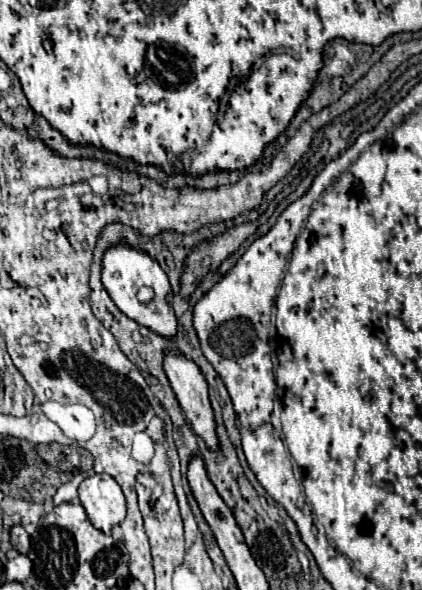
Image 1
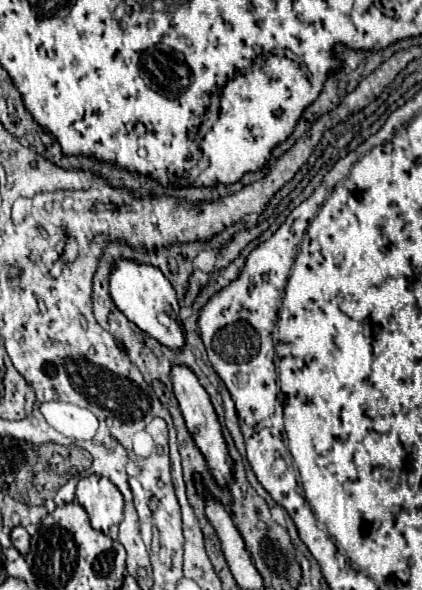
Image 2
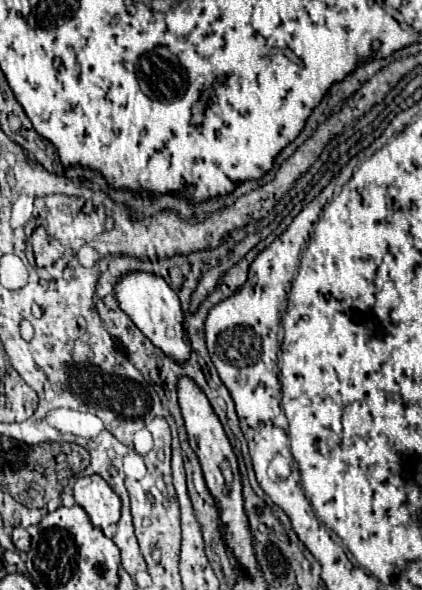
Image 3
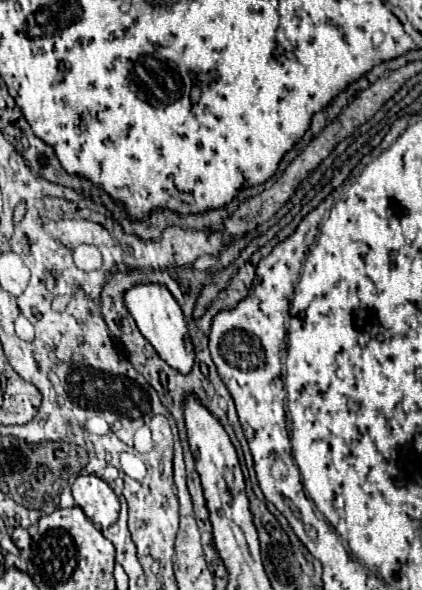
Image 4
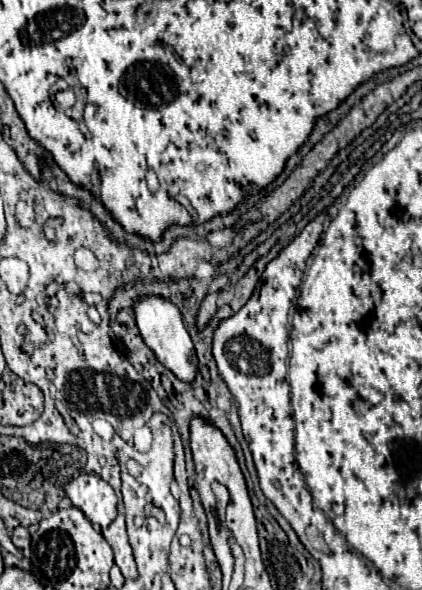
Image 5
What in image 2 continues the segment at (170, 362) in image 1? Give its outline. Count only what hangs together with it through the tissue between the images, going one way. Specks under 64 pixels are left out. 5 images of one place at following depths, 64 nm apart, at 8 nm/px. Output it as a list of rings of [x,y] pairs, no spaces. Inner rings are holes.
[[[174,364],[172,370],[170,370],[170,380],[174,384],[174,394],[178,398],[178,404],[180,404],[180,410],[184,414],[184,420],[186,420],[186,426],[196,442],[196,446],[200,448],[200,452],[204,452],[206,460],[208,460],[208,466],[212,468],[212,476],[216,476],[216,482],[220,486],[226,486],[230,476],[232,476],[232,458],[228,456],[228,448],[224,444],[224,438],[222,438],[222,430],[220,430],[220,422],[216,418],[216,412],[212,408],[212,402],[210,402],[210,396],[208,392],[204,390],[204,386],[200,384],[198,376],[184,364]]]

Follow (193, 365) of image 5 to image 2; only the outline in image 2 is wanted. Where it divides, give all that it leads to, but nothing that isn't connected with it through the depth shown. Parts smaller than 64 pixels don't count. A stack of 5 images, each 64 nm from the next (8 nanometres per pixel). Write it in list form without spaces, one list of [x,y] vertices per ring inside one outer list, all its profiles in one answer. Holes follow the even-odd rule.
[[[120,258],[114,262],[110,270],[110,296],[116,308],[132,320],[140,330],[150,334],[152,338],[160,340],[168,348],[182,348],[184,346],[184,330],[178,318],[178,298],[172,284],[160,272],[160,268],[150,264],[140,264],[136,260]]]

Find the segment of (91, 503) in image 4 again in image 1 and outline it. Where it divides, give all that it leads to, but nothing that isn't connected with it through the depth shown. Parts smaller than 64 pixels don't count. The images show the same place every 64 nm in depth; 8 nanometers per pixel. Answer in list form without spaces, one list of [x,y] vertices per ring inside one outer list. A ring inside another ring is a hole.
[[[94,474],[80,484],[80,502],[86,508],[90,522],[108,532],[126,518],[126,498],[118,482],[108,474]]]

